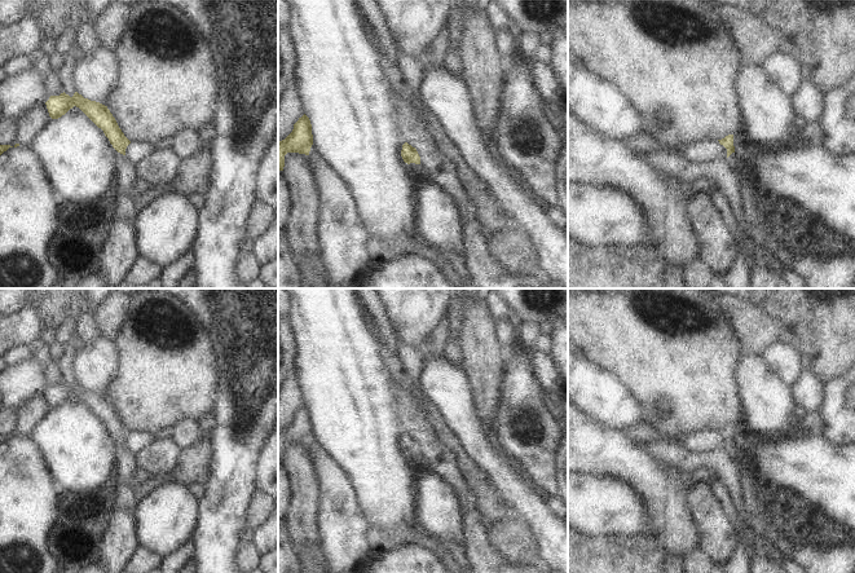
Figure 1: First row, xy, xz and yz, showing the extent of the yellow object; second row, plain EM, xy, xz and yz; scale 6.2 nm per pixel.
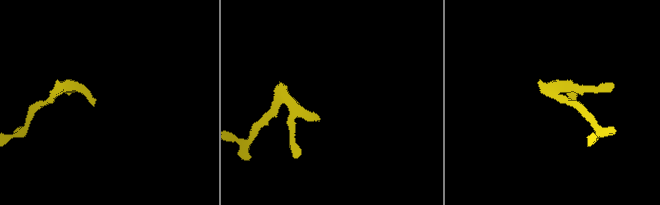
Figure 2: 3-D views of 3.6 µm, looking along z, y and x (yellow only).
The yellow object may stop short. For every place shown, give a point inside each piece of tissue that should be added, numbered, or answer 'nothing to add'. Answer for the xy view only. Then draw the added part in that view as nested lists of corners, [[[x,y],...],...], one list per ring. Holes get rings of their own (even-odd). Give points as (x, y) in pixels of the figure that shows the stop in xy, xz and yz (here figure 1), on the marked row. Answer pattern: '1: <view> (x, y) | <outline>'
1: xy (127, 173) | [[[115,150],[115,175],[118,190],[132,194],[133,182],[138,178],[137,167]]]

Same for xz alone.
nothing to add

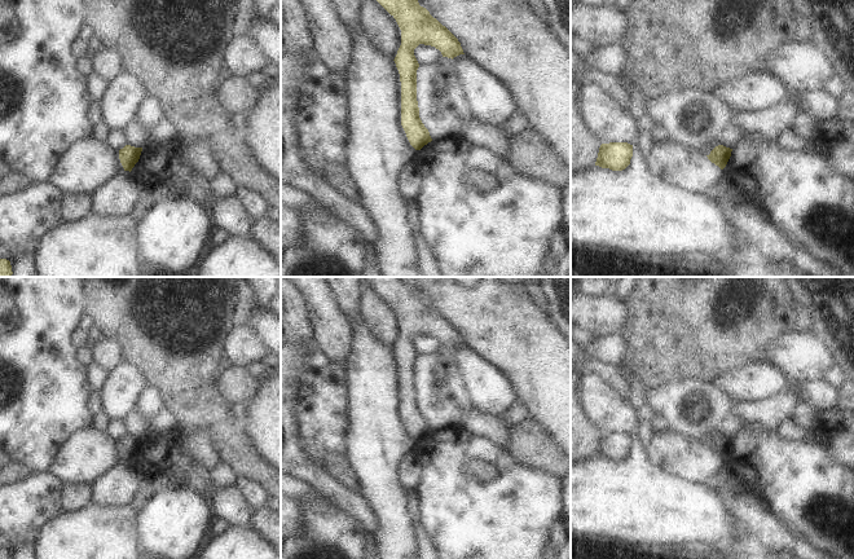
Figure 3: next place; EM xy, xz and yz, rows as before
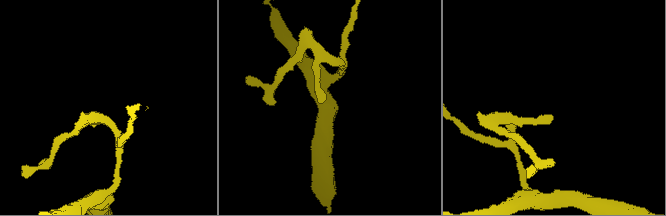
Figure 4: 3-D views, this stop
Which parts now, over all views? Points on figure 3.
nothing to add

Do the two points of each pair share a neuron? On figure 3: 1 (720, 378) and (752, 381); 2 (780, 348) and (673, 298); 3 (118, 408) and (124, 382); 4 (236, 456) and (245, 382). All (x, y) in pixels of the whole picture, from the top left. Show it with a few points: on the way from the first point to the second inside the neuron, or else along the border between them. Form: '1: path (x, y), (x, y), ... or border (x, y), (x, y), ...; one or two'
1: path (727, 381), (744, 381); one
2: border (795, 330), (771, 337), (757, 359); two
3: path (120, 401), (123, 388); one
4: border (221, 375), (220, 394), (232, 404); two

